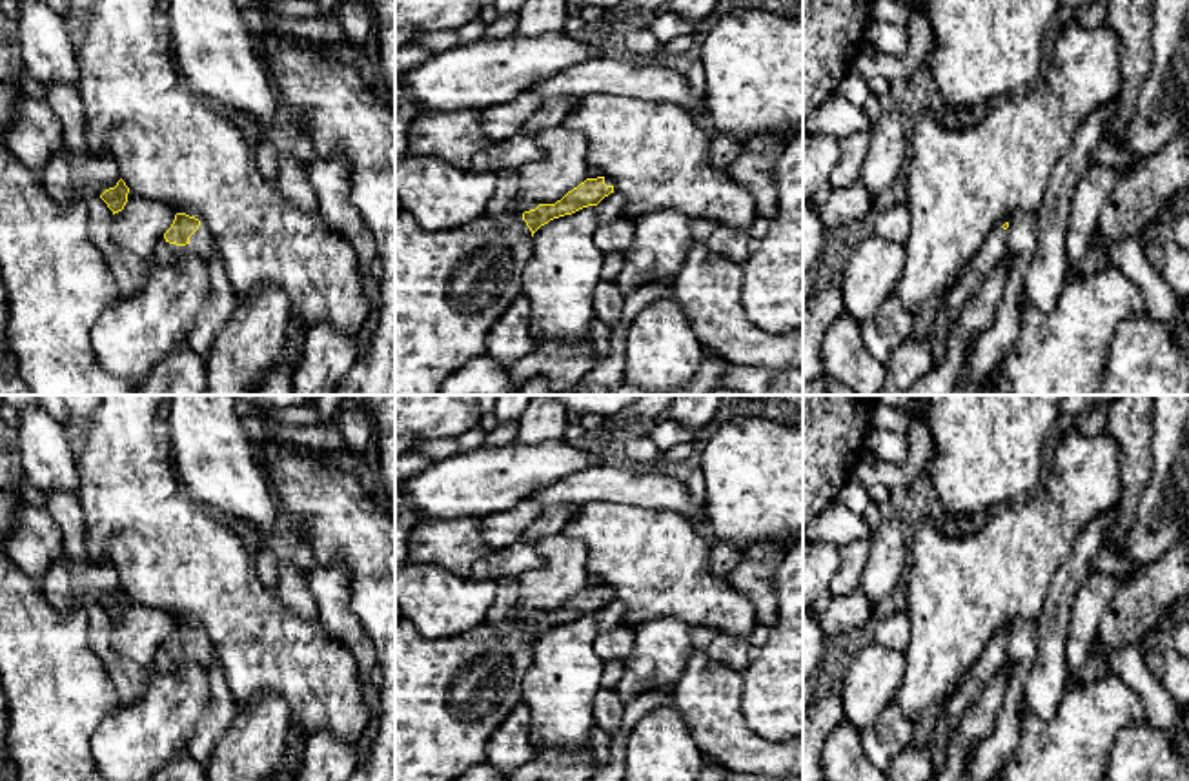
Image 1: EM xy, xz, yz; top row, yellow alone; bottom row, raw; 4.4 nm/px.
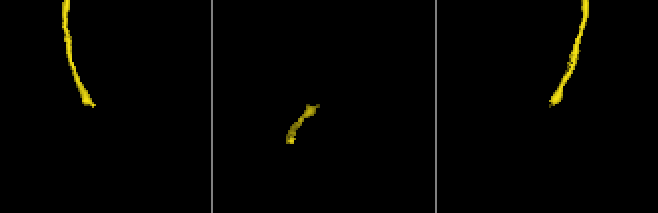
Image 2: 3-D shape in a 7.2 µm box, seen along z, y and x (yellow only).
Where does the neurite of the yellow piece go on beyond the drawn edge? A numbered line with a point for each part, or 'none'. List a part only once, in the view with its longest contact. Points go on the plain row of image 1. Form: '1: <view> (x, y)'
1: xy (201, 650)

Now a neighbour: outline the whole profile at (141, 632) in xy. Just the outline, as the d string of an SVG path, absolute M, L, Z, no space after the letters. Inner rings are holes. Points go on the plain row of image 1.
M133 603L124 617L115 621L111 646L140 666L151 668L158 648L171 635L175 623L175 617L160 608Z

